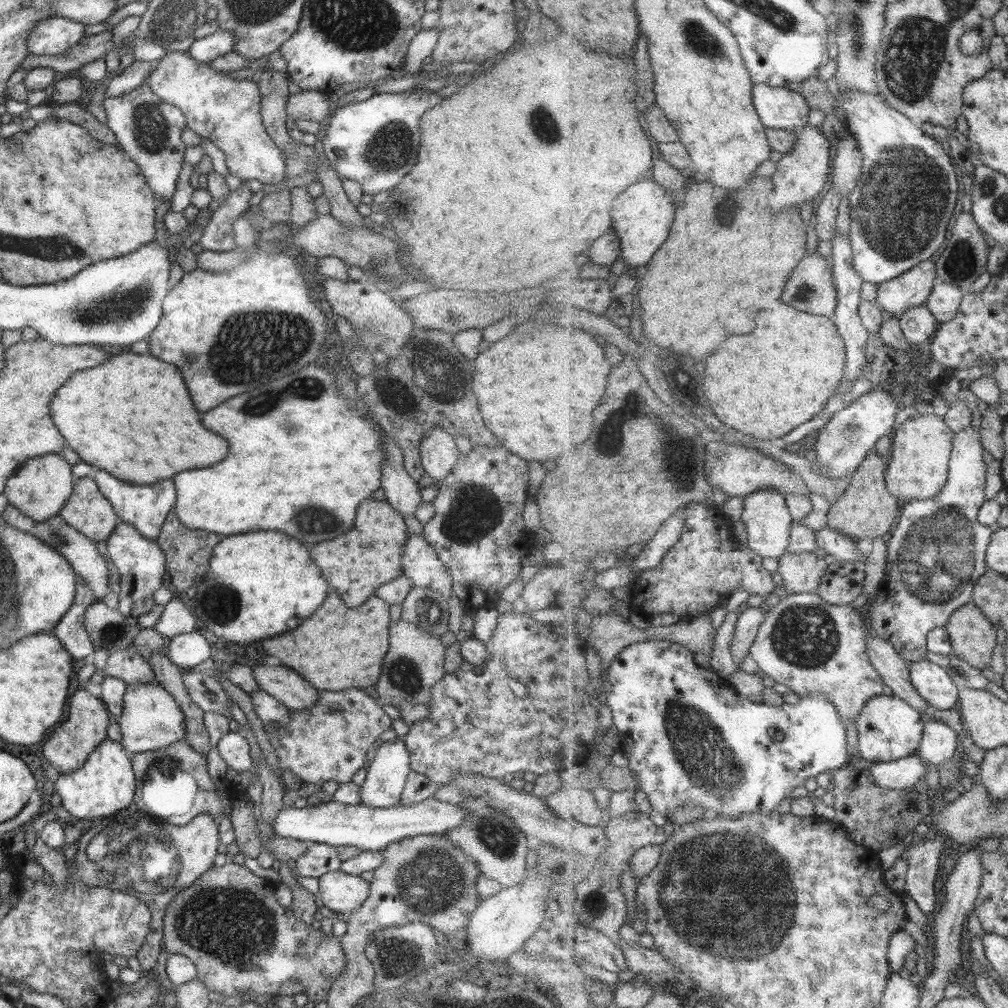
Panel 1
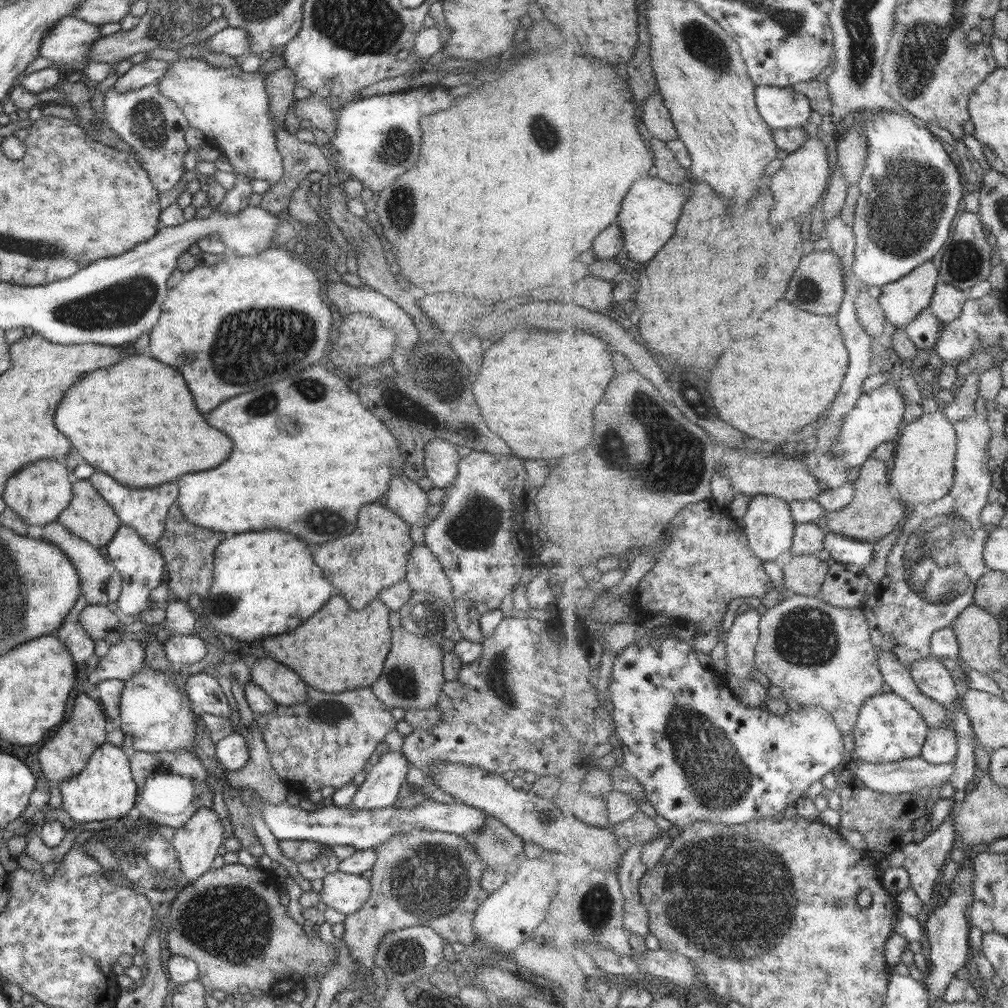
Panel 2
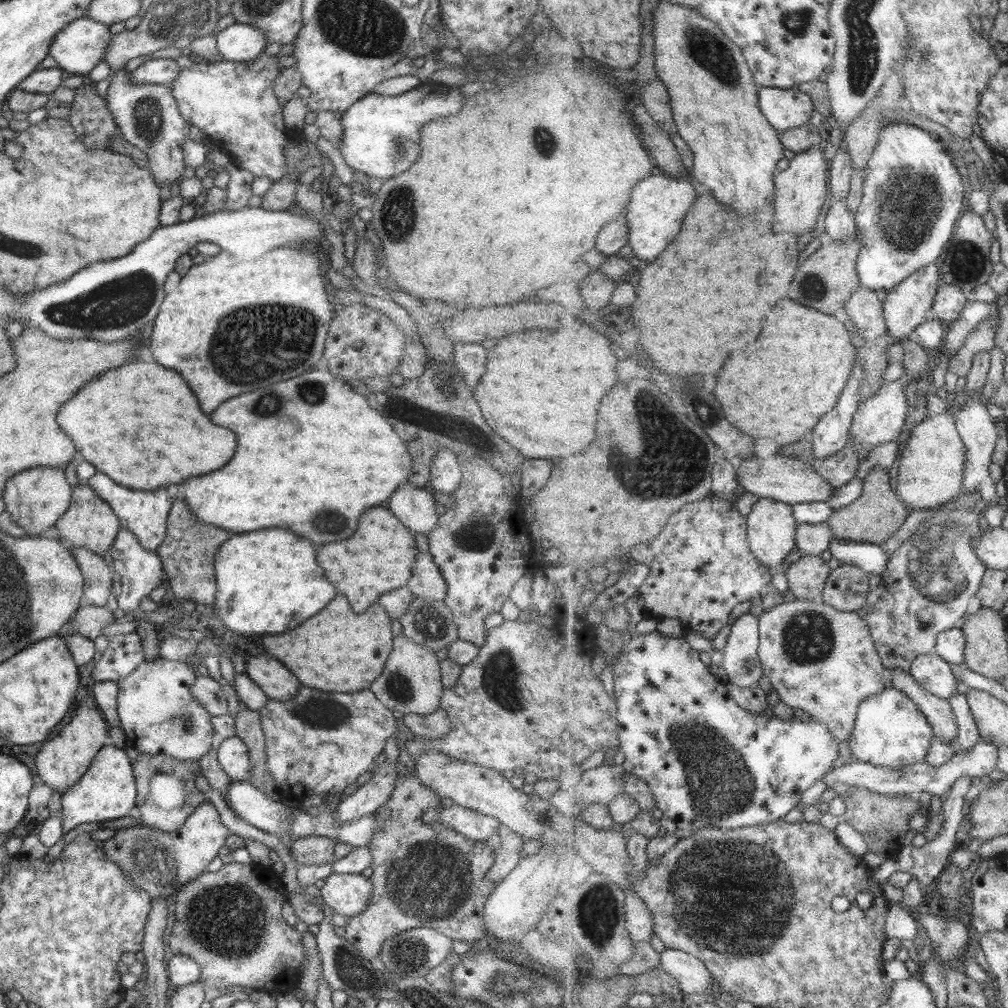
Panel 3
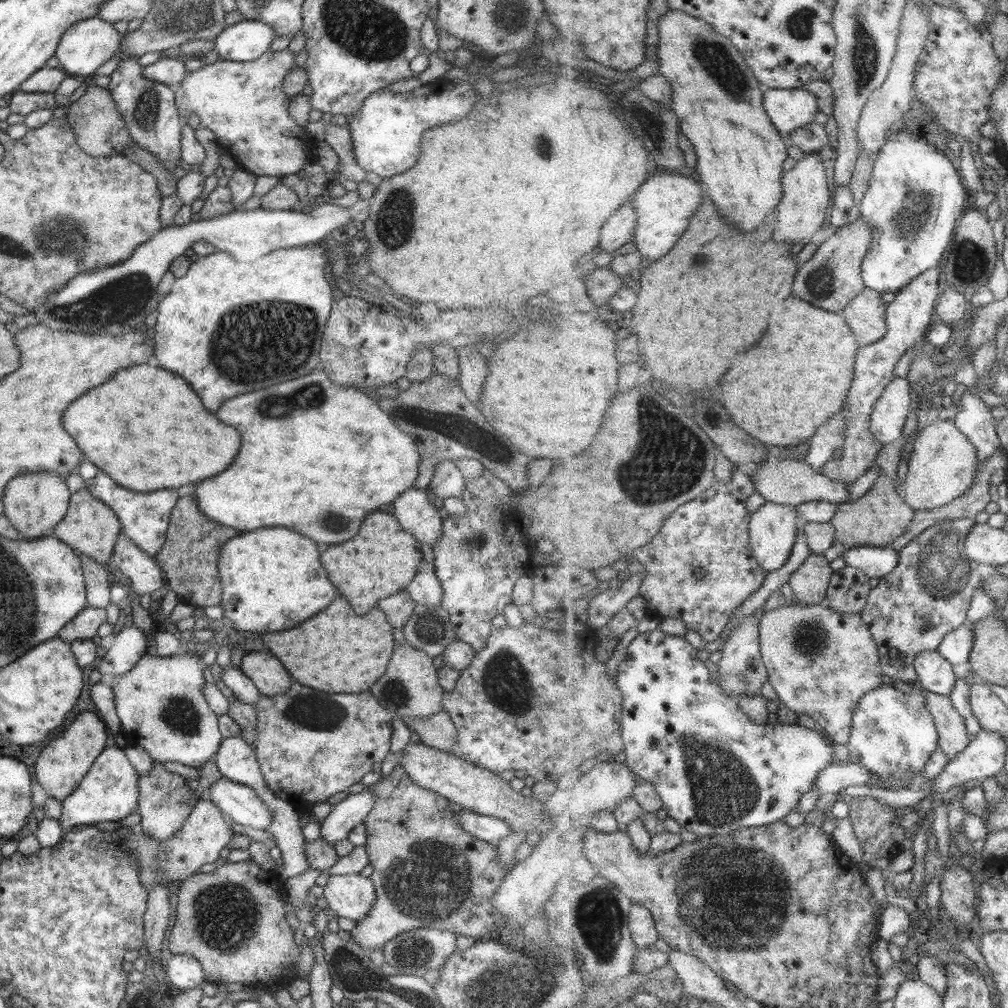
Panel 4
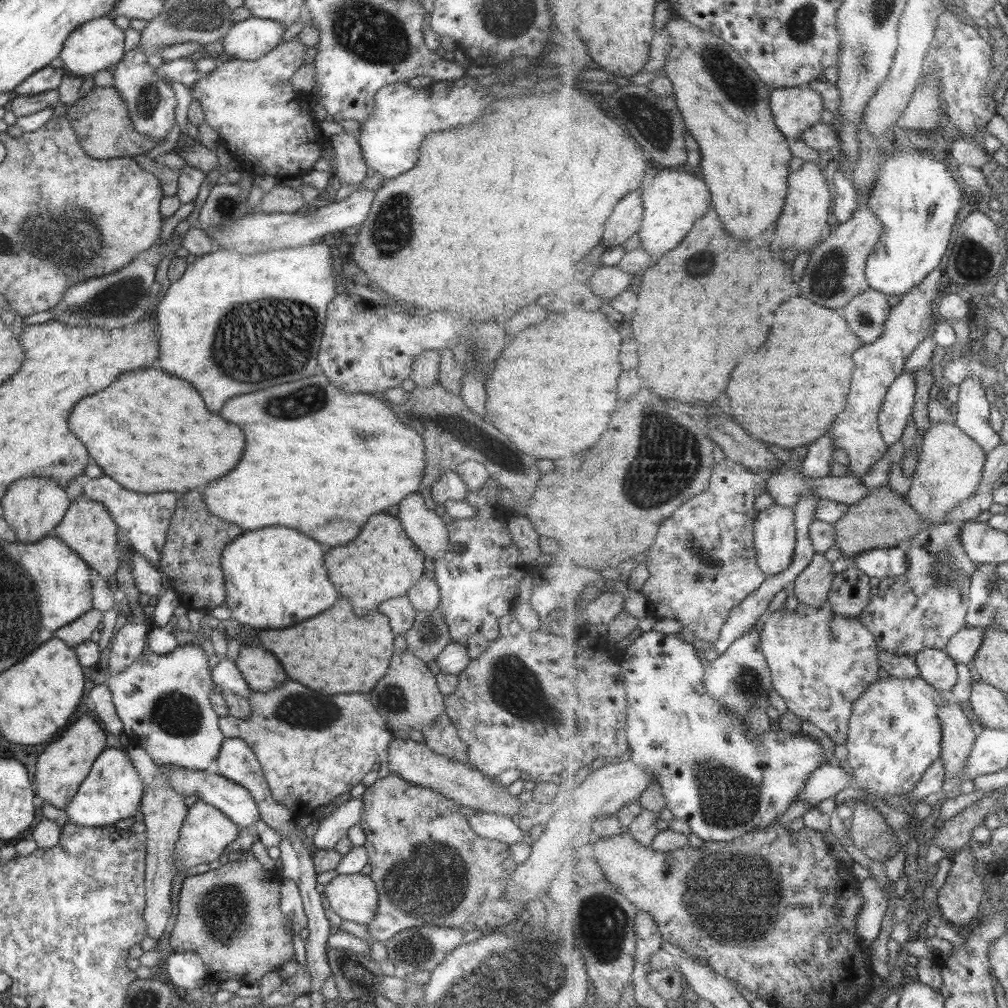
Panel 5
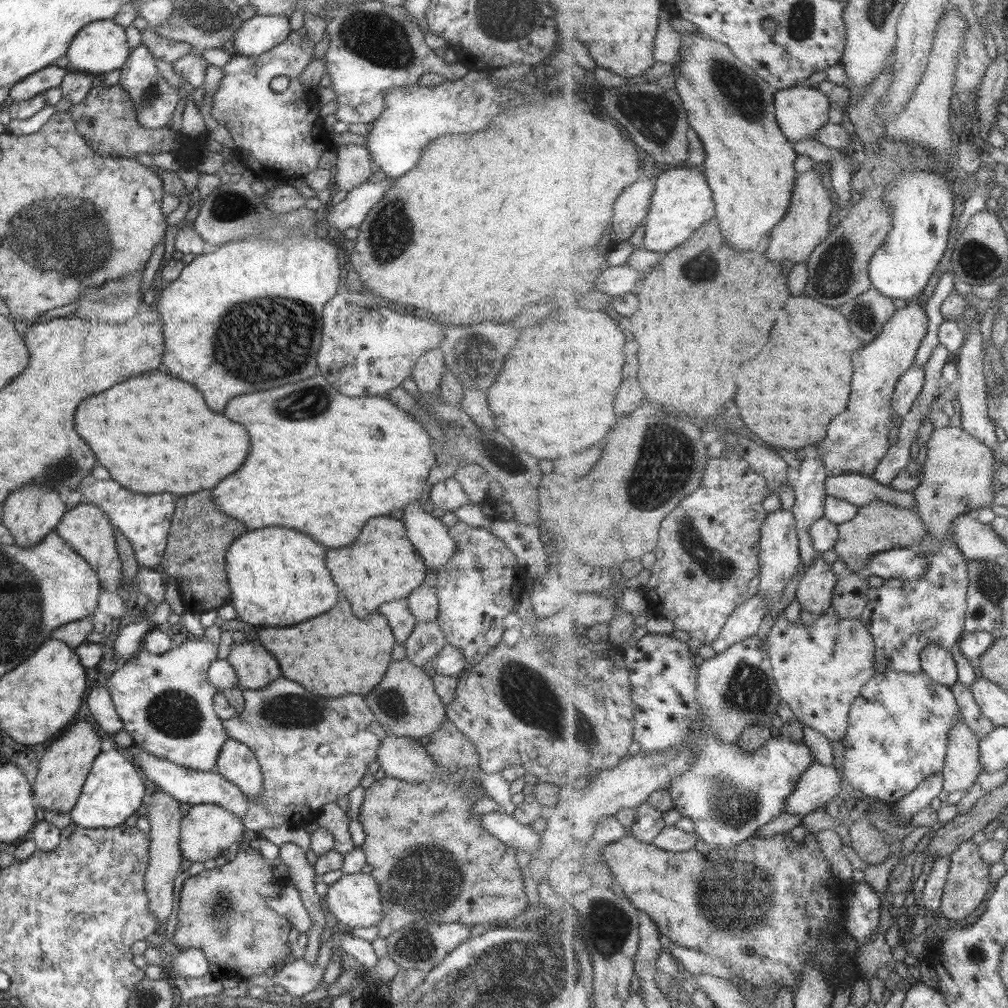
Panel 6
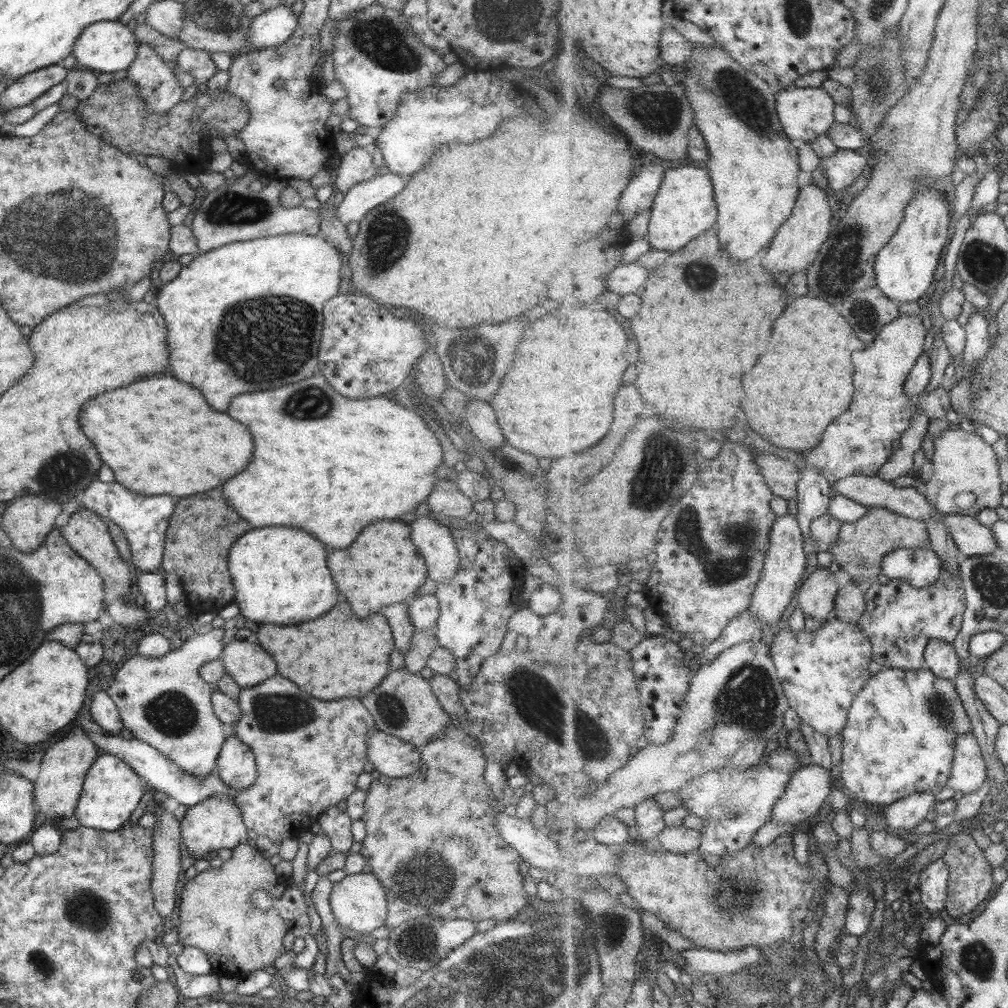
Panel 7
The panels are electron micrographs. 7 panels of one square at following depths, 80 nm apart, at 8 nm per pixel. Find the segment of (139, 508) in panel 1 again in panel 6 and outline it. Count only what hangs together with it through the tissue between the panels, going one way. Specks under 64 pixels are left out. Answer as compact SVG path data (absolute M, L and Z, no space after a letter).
M94 480L92 484L81 488L82 500L98 506L112 526L119 530L130 542L136 563L145 568L157 566L163 560L166 538L170 527L170 518L174 513L177 496L171 494L141 494L127 492L113 480Z

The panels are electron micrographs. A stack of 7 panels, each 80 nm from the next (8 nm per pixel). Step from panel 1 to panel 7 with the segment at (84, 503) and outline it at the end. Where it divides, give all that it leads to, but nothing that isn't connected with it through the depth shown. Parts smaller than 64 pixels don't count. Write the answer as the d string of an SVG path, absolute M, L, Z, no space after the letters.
M80 506L68 516L67 523L58 529L61 536L67 541L69 548L82 557L83 560L86 560L98 572L106 596L119 598L123 594L130 592L134 584L135 571L131 565L128 566L117 554L115 545L113 545L107 531L107 525L96 512Z

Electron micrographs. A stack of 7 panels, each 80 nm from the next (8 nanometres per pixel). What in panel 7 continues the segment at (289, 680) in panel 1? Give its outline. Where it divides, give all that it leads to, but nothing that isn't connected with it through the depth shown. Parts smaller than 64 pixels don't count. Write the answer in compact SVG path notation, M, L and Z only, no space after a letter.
M233 639L222 649L220 661L233 682L240 688L251 688L275 674L275 662L267 656L259 644L249 644L249 639Z

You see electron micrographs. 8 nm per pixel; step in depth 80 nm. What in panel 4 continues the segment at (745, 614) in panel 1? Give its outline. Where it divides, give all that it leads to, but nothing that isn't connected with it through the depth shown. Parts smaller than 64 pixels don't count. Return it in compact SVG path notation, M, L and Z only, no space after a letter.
M759 616L743 619L733 630L723 646L722 659L717 663L716 683L738 704L738 698L745 695L761 695L763 684L769 680L767 668L759 652Z

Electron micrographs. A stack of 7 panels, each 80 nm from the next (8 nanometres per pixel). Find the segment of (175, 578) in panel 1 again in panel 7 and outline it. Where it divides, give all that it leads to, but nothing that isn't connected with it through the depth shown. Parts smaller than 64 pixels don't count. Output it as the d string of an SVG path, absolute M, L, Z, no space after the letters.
M207 490L199 492L195 496L185 496L185 498L176 498L174 511L168 520L168 527L164 536L164 548L162 553L161 568L166 574L175 574L181 581L181 588L184 592L185 602L189 612L195 616L204 612L218 613L221 608L227 604L233 603L234 588L232 580L226 565L227 555L231 544L247 532L249 524L241 520L231 508L226 505L224 498L221 498L221 490Z

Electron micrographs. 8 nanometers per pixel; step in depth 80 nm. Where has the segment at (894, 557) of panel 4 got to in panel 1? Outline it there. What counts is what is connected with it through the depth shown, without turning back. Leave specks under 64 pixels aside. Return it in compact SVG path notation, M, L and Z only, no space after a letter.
M831 526L823 527L816 532L817 544L828 554L831 554L839 562L865 561L868 553L868 544L859 545L856 539L843 533L837 532Z

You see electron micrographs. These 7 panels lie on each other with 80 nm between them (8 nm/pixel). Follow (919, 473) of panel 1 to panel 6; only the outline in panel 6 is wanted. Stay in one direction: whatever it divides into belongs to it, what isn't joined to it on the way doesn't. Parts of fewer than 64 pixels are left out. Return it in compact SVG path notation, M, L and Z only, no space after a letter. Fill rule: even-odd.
M957 422L949 428L939 428L930 436L921 481L914 493L917 499L916 512L938 539L944 541L953 535L956 531L954 520L959 515L975 515L978 508L995 504L994 451L994 448L967 433ZM961 500L969 501L965 504Z

